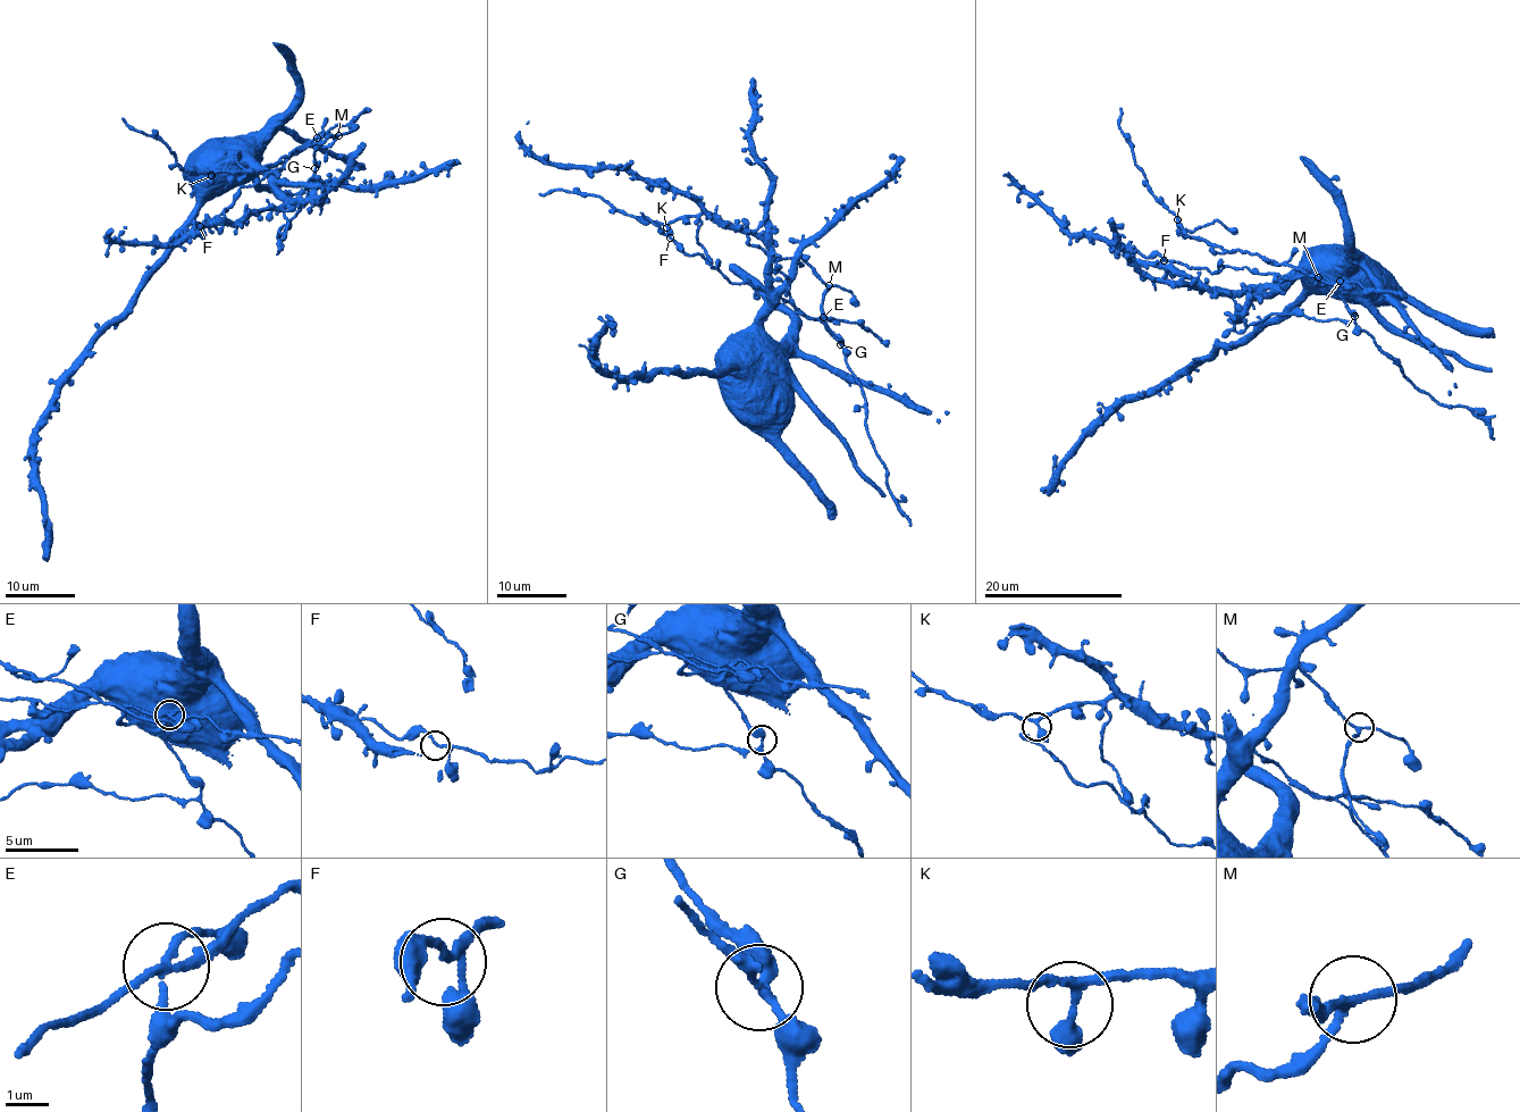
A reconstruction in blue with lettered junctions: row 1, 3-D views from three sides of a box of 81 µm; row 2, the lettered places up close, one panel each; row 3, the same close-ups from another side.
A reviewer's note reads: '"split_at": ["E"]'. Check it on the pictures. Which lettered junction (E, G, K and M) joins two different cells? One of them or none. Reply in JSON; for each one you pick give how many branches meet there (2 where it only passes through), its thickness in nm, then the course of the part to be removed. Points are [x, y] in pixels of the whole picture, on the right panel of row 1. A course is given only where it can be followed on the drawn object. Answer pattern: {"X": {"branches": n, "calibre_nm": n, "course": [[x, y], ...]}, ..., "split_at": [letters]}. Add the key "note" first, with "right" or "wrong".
{"note": "right", "E": {"branches": 3, "calibre_nm": 180, "course": [[1340, 281], [1304, 274], [1292, 278], [1270, 272], [1254, 273], [1248, 268], [1226, 267], [1211, 272], [1125, 248]]}, "split_at": ["E"]}

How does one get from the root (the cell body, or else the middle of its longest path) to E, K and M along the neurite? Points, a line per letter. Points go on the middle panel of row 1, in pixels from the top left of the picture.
E: (762, 347), (771, 347), (763, 318), (766, 307), (775, 295), (804, 315), (815, 319), (822, 317)
K: (762, 347), (775, 295), (817, 319), (824, 282), (710, 214), (666, 227)
M: (762, 347), (771, 347), (763, 318), (766, 307), (775, 295), (817, 319), (823, 315), (823, 299), (829, 285)

